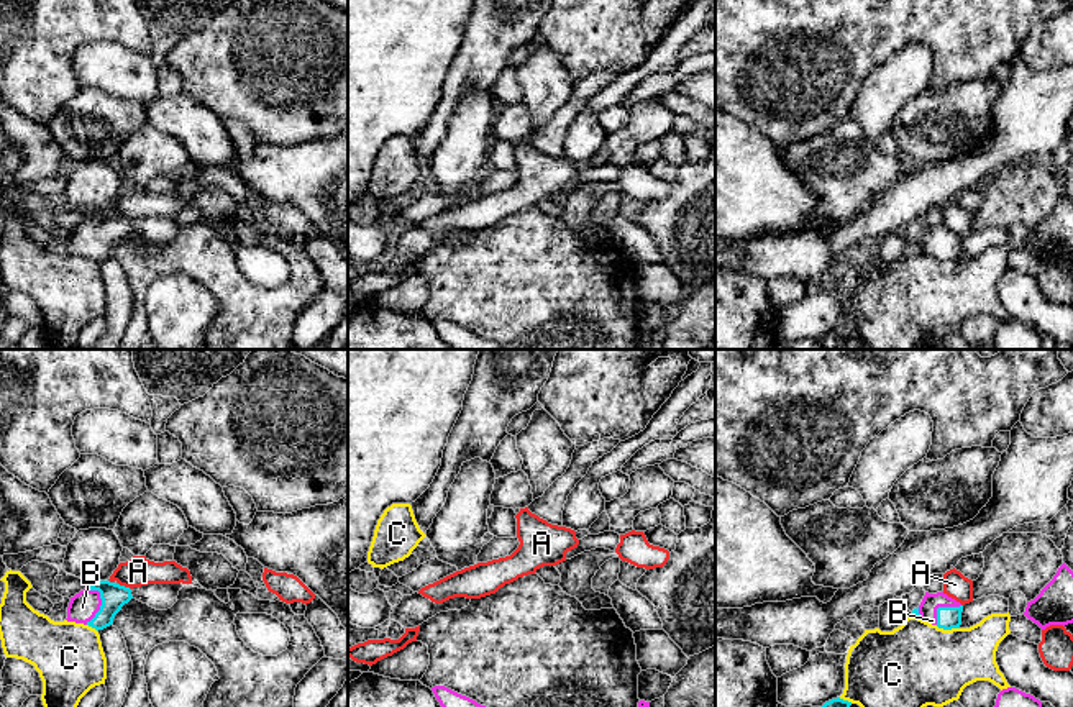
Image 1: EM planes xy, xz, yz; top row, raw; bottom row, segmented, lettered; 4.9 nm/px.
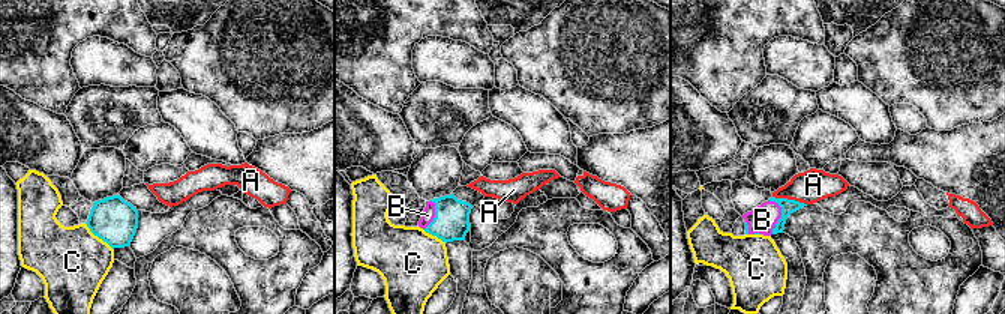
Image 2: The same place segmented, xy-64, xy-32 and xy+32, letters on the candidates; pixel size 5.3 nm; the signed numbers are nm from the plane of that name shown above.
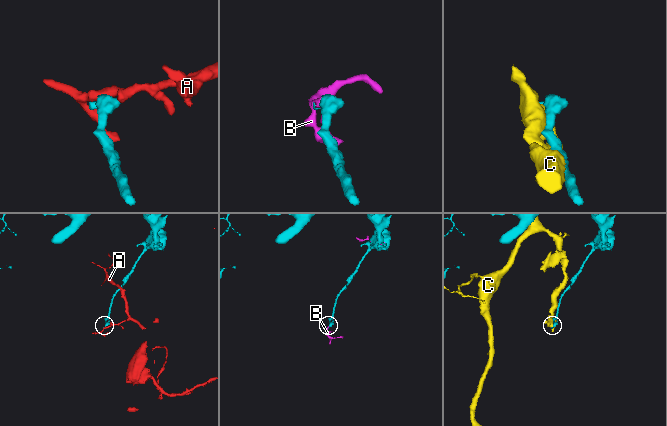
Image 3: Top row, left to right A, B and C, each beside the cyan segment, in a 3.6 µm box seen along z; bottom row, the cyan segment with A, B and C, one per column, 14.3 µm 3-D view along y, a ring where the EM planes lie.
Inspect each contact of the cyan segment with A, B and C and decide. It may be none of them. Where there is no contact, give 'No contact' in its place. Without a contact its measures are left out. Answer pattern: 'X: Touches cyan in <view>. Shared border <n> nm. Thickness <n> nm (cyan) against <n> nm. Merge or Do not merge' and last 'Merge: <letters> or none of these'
A: Touches cyan in xy. Shared border 70 nm. Thickness 130 nm (cyan) against 150 nm. Do not merge
B: Touches cyan in xy. Shared border 190 nm. Thickness 130 nm (cyan) against 140 nm. Merge
C: Touches cyan in yz. Shared border 120 nm. Thickness 110 nm (cyan) against 420 nm. Do not merge
Merge: B

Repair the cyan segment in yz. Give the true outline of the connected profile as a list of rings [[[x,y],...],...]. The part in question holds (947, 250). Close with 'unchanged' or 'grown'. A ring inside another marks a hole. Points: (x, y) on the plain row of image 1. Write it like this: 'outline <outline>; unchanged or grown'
outline [[[925,225],[920,238],[912,243],[911,249],[919,249],[943,262],[960,261],[963,238],[943,225]]]; grown

